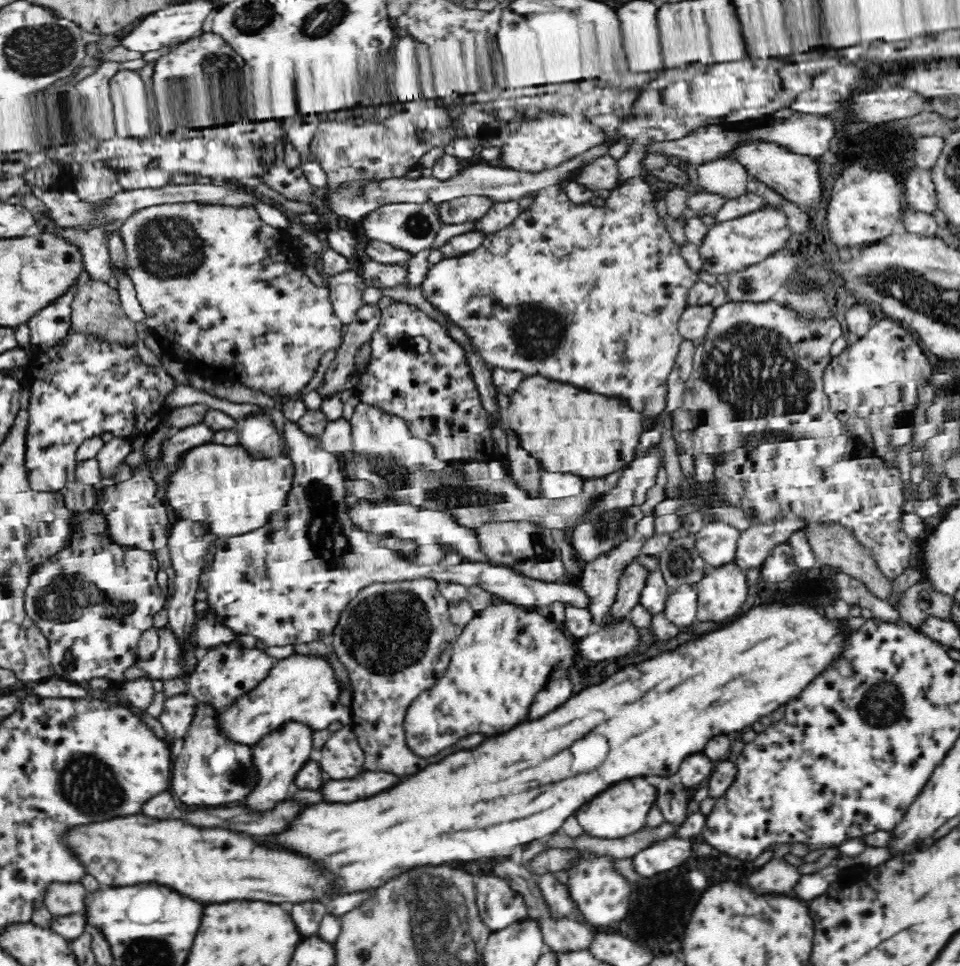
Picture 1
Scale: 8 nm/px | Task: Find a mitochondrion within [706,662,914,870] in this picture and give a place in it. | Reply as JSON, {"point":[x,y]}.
{"point":[866,695]}

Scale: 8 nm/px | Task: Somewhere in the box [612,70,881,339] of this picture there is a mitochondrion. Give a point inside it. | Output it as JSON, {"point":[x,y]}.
{"point":[811,300]}

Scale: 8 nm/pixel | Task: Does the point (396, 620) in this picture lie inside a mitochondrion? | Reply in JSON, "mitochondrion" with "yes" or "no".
{"mitochondrion":"yes"}

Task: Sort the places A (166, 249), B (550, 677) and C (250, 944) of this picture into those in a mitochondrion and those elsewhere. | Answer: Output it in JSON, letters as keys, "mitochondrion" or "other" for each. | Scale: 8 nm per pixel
{"A":"mitochondrion","B":"other","C":"other"}

